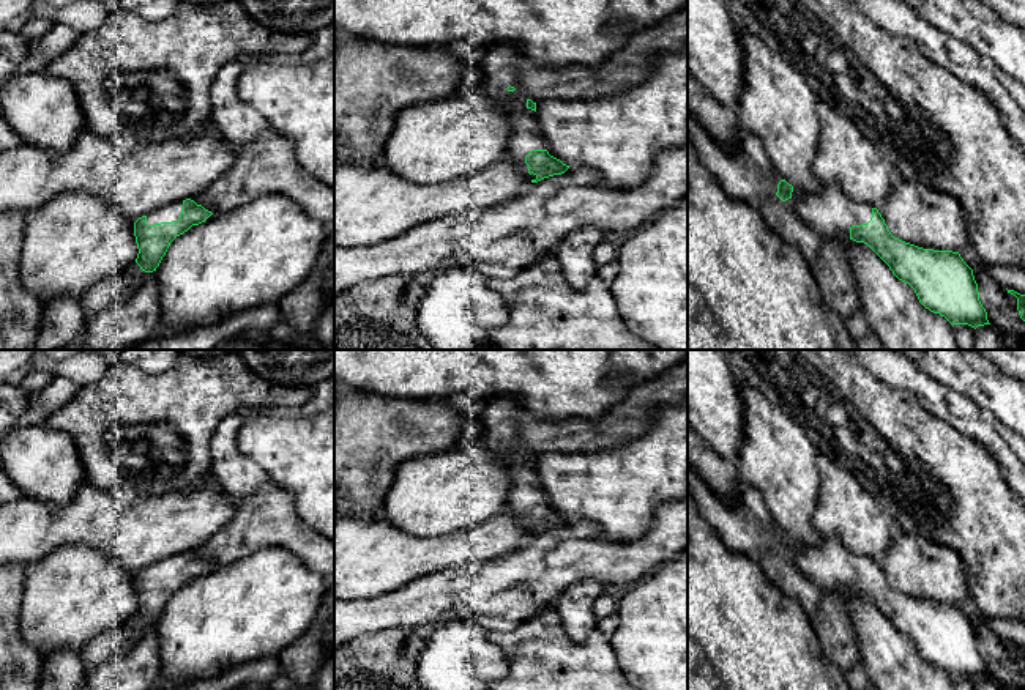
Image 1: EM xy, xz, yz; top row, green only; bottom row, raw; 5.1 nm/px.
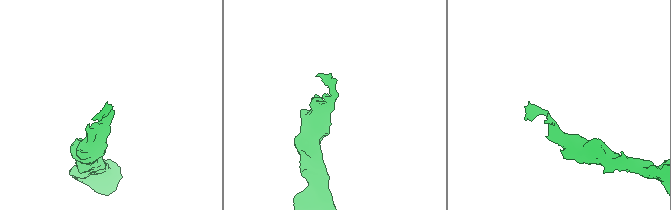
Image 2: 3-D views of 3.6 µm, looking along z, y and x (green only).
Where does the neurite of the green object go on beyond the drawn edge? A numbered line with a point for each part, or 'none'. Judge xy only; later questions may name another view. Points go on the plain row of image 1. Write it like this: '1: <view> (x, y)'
1: xy (169, 566)

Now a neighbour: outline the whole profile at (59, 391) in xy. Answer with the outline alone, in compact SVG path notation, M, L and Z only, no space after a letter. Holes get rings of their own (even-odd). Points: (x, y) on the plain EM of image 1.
M55 377L50 383L38 394L28 397L28 406L20 416L19 427L44 425L46 419L65 406L79 386L68 378Z

